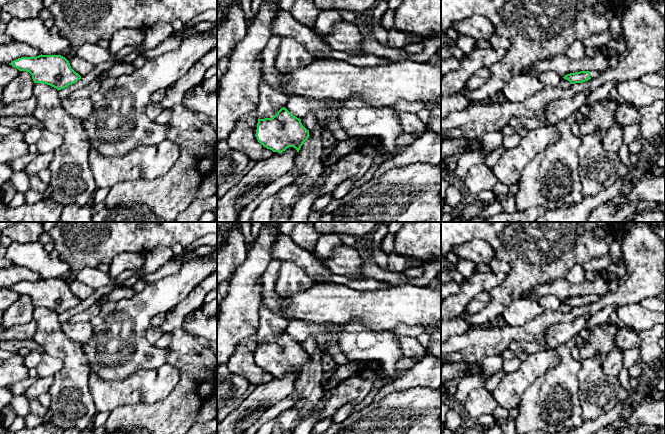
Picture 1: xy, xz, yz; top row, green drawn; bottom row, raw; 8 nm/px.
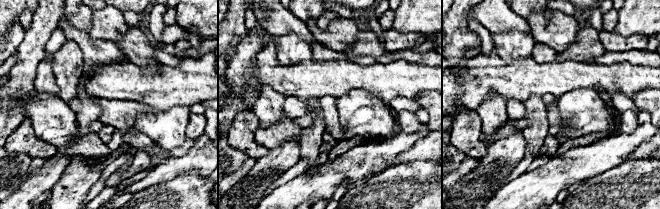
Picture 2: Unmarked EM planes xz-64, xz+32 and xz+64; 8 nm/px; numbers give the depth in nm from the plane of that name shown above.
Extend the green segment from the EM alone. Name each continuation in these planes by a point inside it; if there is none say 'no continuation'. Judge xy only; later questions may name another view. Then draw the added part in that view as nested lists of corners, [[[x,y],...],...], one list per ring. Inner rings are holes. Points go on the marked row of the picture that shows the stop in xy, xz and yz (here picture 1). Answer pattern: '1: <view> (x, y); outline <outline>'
no continuation

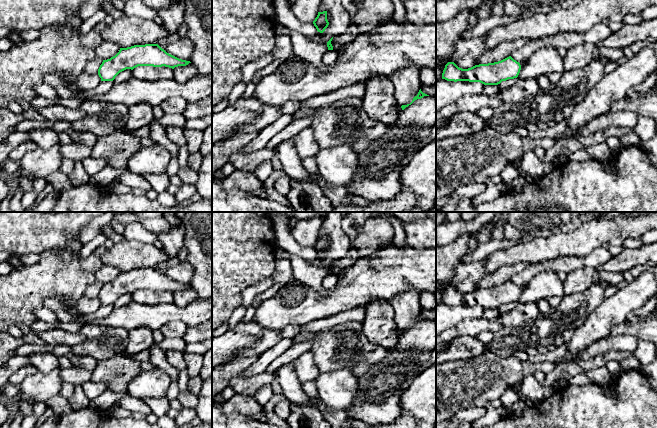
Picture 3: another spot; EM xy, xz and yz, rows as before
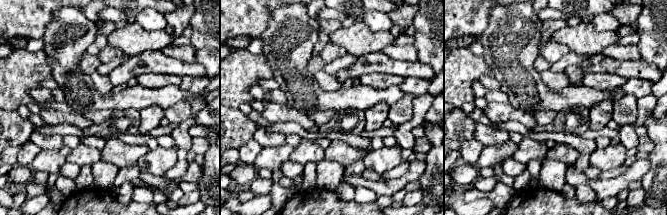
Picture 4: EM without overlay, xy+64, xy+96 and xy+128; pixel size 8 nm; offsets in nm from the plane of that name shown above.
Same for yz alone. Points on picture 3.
no continuation

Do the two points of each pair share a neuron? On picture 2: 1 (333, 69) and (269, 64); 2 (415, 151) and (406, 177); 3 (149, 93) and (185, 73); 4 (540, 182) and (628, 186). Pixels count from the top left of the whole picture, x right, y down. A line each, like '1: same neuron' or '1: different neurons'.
1: same neuron
2: different neurons
3: same neuron
4: different neurons

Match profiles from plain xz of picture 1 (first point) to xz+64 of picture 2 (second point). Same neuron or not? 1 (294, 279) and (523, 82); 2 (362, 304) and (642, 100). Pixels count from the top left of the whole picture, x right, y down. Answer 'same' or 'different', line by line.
1: different
2: different

